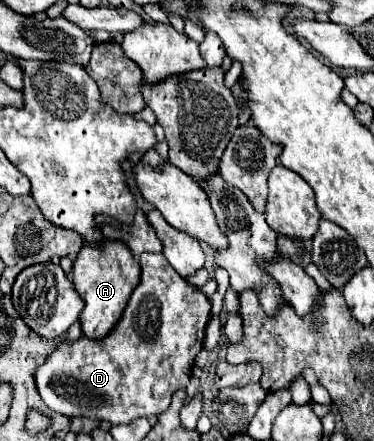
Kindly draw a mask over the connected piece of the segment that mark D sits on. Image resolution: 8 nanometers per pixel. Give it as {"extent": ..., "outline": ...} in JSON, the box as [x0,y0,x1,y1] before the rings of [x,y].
{"extent":[34,255,210,425],"outline":[[[142,255],[142,277],[132,291],[128,305],[114,325],[114,329],[102,339],[80,337],[76,341],[62,339],[62,343],[46,357],[42,365],[34,369],[36,389],[42,401],[56,413],[68,417],[104,419],[112,425],[124,425],[140,417],[156,417],[170,405],[170,397],[178,389],[186,389],[192,377],[192,361],[202,349],[204,327],[210,319],[210,301],[202,291],[188,285],[166,261],[164,255]]]}

